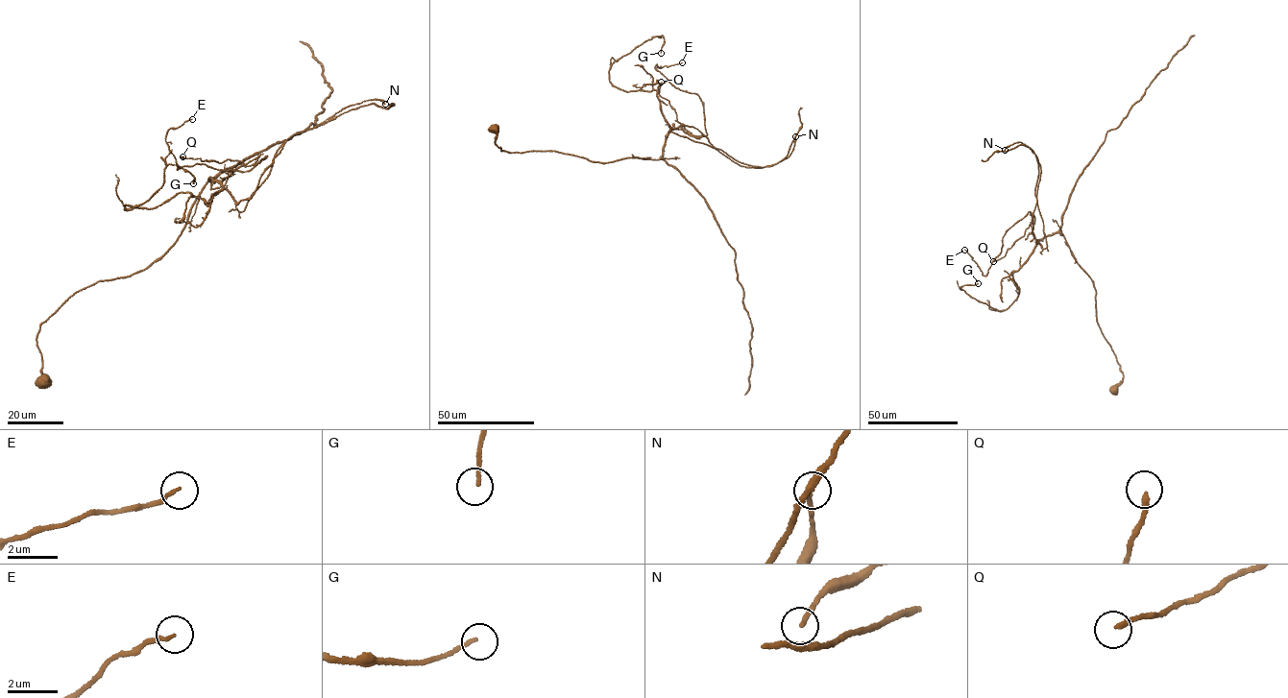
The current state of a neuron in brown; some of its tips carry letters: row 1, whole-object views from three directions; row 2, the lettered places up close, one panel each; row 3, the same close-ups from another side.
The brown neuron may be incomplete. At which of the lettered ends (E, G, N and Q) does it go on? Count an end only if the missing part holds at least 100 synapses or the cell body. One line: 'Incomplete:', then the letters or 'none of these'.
Incomplete: none of these

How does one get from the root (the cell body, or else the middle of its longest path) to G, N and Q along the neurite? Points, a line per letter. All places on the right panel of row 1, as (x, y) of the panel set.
G: (1115, 390), (1123, 373), (1096, 292), (1060, 231), (1011, 273), (1019, 293), (1008, 308), (959, 287), (978, 283)
N: (1115, 390), (1123, 373), (1090, 277), (1060, 231), (1037, 243), (1047, 247), (1035, 155), (1020, 142), (1005, 150)
Q: (1115, 390), (1123, 373), (1096, 321), (1096, 292), (1062, 233), (1036, 240), (1031, 223), (1004, 256), (993, 261)

